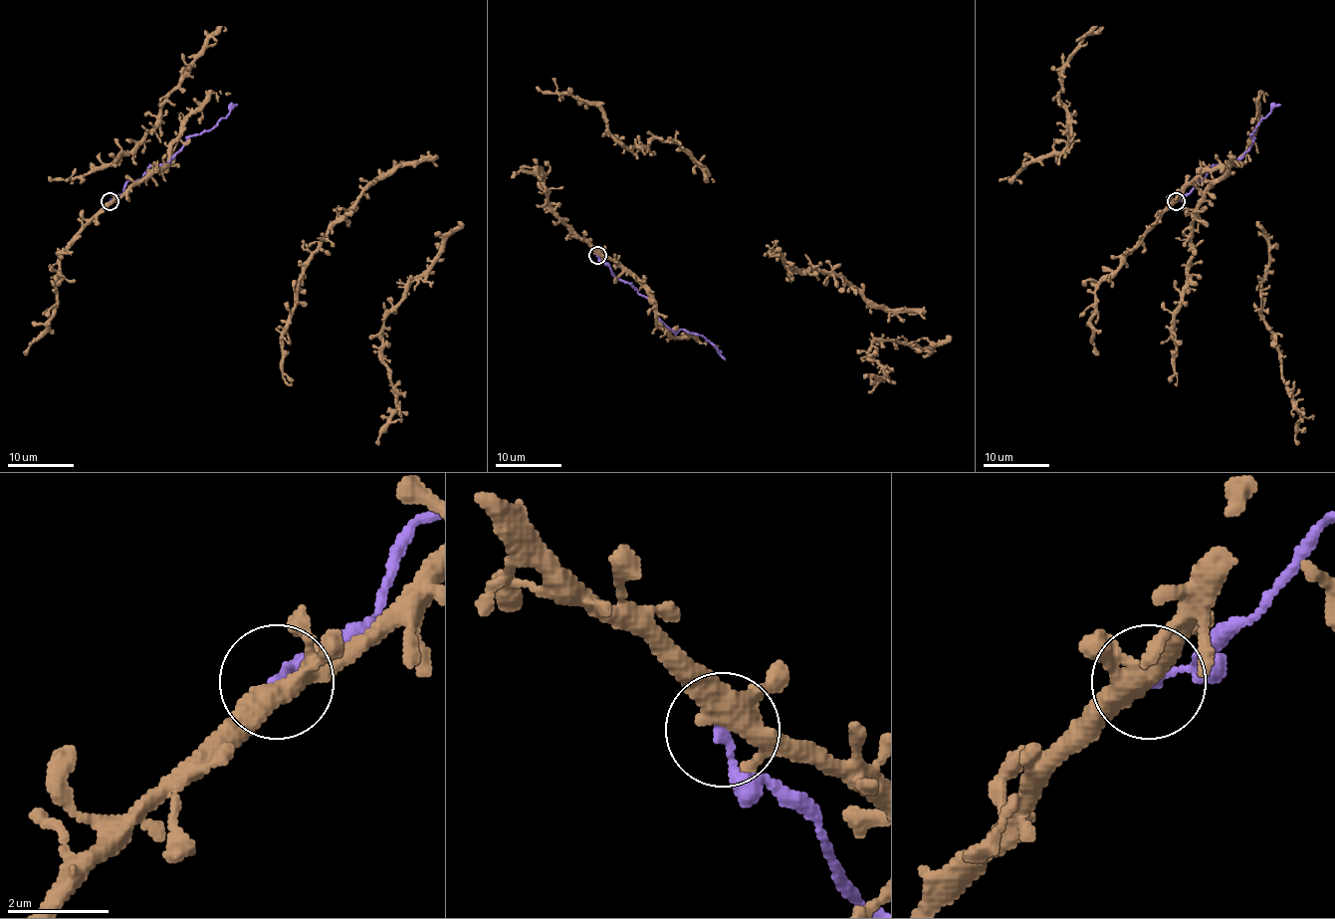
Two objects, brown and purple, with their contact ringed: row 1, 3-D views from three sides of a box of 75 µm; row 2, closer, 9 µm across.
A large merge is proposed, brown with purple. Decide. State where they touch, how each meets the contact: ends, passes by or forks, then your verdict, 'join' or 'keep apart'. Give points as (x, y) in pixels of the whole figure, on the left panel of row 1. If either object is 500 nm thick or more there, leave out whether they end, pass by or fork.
place (110, 201); brown forks; purple ends; keep apart

